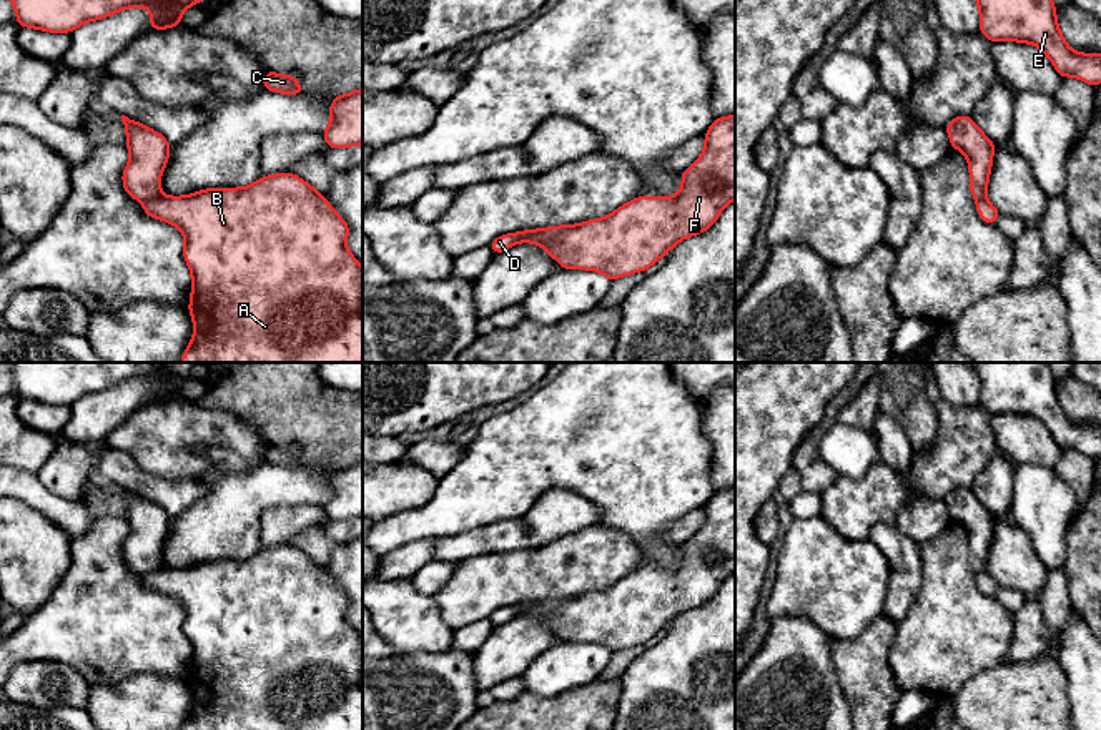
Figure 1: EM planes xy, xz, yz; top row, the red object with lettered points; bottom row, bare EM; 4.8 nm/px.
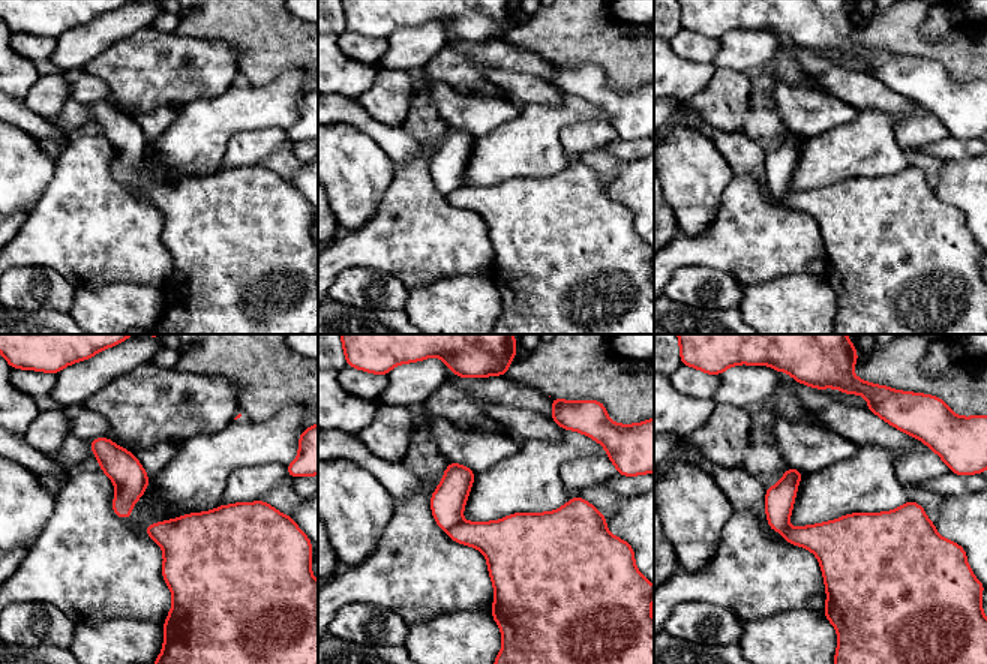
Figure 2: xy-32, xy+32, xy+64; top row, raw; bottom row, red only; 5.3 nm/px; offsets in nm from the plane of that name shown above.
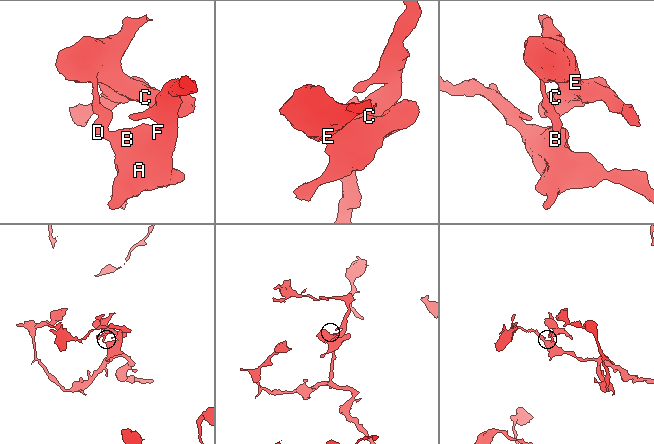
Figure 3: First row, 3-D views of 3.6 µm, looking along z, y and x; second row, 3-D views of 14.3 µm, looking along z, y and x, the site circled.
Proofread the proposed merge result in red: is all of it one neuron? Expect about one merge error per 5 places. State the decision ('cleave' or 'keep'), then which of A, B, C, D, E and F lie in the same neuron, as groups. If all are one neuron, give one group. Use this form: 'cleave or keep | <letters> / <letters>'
cleave | A B F / C D E

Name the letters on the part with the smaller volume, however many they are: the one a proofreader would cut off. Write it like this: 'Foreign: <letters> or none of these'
Foreign: C, D, E

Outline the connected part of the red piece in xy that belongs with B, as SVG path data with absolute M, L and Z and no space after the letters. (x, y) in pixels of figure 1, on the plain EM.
M291 544L261 549L243 560L210 560L186 569L160 567L143 574L145 587L175 597L185 610L183 630L191 644L188 683L195 705L181 730L363 730L363 639L349 625L348 595L308 554Z

